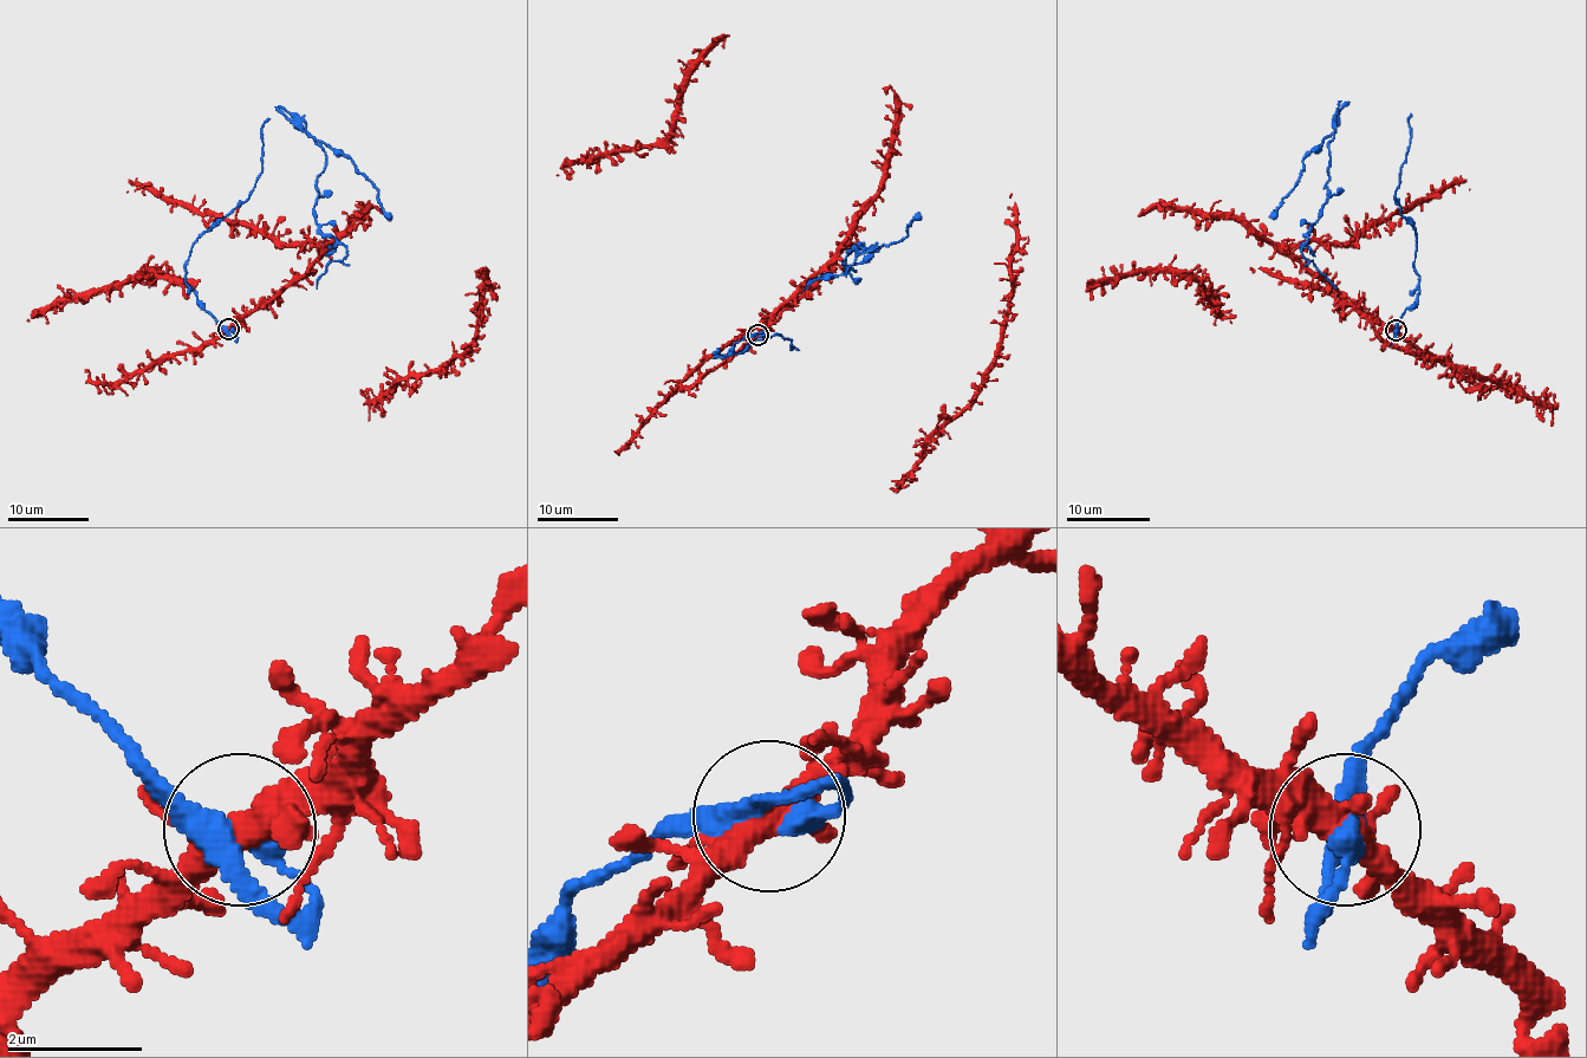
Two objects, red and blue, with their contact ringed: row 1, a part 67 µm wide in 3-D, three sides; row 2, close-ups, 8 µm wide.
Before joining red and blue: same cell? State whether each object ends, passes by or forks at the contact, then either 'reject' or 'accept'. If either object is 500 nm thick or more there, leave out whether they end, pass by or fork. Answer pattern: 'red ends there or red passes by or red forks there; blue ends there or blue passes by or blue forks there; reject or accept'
red forks there; blue passes by; reject

